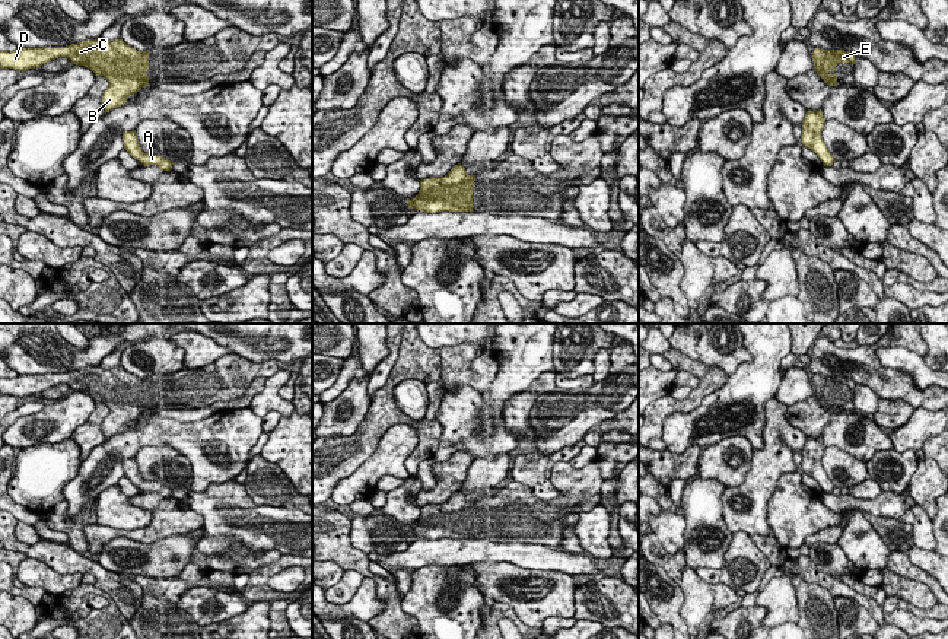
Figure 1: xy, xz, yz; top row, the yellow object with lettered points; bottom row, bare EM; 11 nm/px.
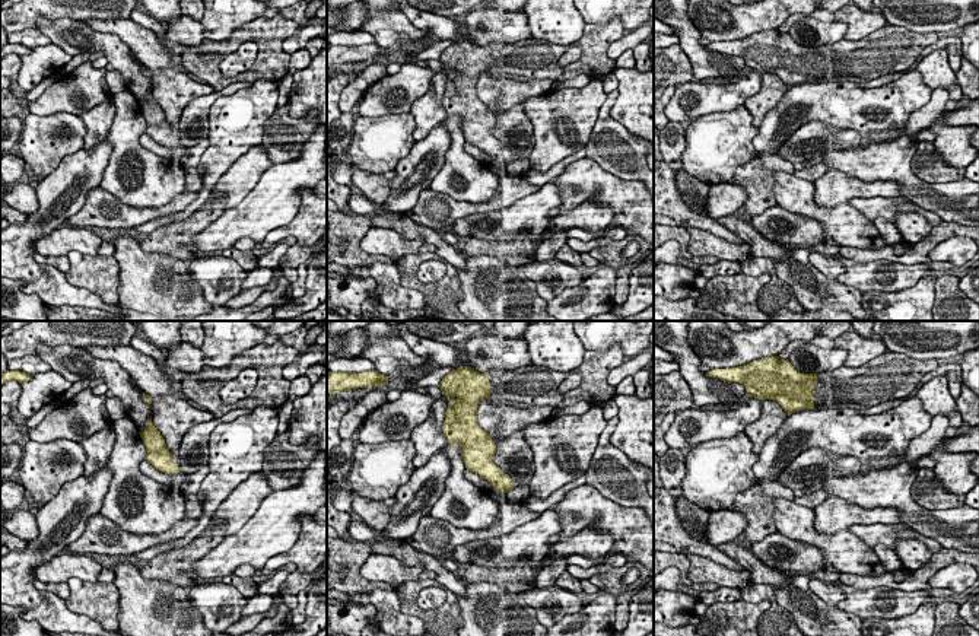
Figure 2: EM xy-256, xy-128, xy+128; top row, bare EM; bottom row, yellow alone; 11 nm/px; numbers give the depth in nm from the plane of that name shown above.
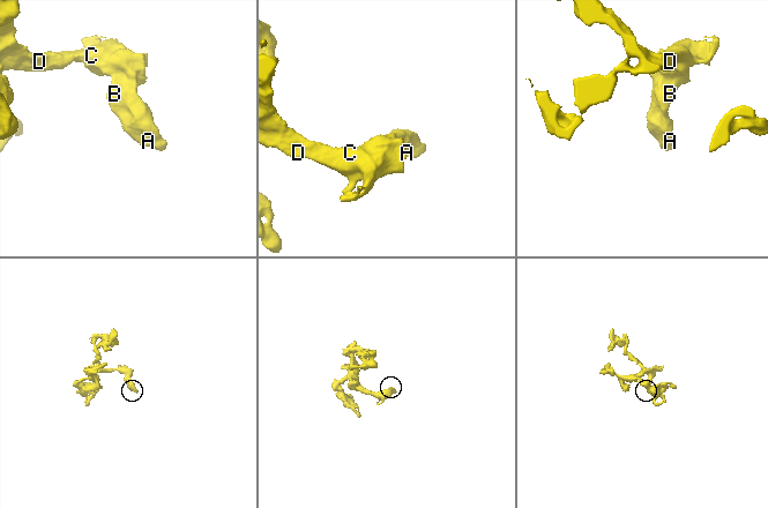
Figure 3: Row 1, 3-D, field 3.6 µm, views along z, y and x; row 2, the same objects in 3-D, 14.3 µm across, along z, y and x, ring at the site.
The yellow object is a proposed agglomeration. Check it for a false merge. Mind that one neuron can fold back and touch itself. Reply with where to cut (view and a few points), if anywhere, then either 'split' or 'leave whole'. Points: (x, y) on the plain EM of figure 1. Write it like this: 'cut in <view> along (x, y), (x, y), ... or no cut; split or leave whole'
no cut; leave whole

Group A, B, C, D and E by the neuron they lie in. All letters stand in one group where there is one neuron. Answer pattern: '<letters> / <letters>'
A B C D E

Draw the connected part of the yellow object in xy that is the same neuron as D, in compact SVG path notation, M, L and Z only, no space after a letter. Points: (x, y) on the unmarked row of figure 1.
M86 366L66 373L18 375L0 378L0 394L18 398L41 394L58 384L69 385L76 392L90 395L95 403L104 403L109 414L102 422L105 441L127 429L130 422L149 413L149 376L137 378L123 366L104 369Z

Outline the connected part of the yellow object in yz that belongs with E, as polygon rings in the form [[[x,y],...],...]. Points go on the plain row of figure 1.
[[[814,375],[811,381],[814,388],[814,397],[830,413],[837,413],[837,401],[834,400],[837,390],[855,391],[856,388],[856,384],[844,376]]]

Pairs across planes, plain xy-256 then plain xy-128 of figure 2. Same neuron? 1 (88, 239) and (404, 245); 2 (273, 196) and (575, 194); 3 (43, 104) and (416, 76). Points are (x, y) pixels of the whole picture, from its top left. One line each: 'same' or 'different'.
1: same
2: different
3: same

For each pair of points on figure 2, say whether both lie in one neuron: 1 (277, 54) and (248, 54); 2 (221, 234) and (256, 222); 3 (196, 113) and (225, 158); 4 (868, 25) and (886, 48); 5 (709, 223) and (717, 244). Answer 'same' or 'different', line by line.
1: different
2: same
3: different
4: different
5: different

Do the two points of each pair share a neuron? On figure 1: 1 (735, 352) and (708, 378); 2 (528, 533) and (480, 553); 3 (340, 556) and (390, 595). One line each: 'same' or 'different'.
1: different
2: different
3: same

